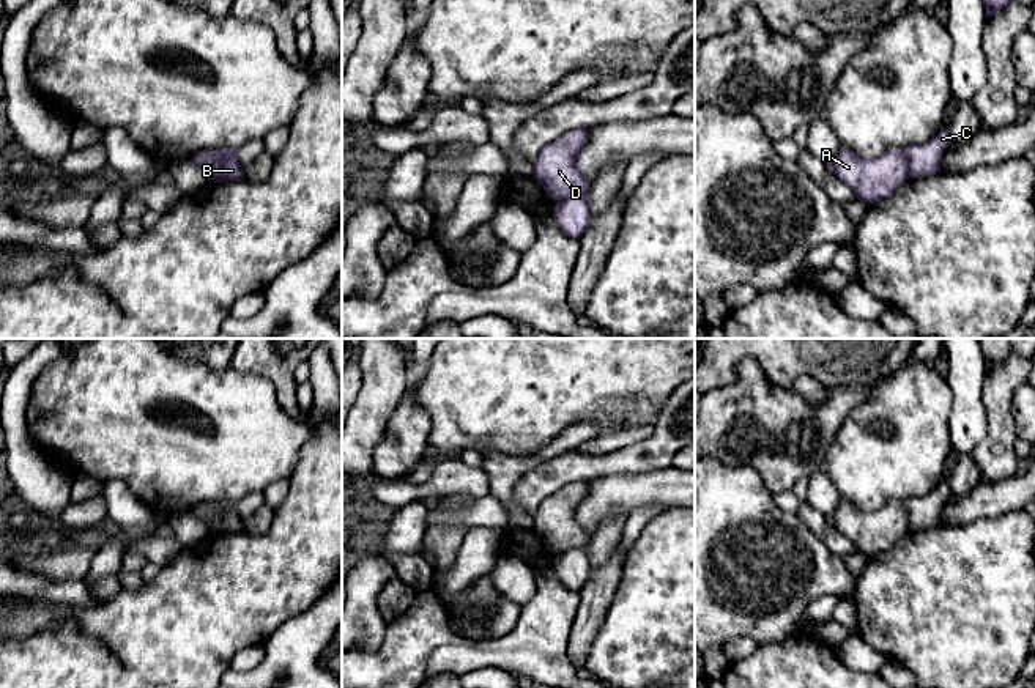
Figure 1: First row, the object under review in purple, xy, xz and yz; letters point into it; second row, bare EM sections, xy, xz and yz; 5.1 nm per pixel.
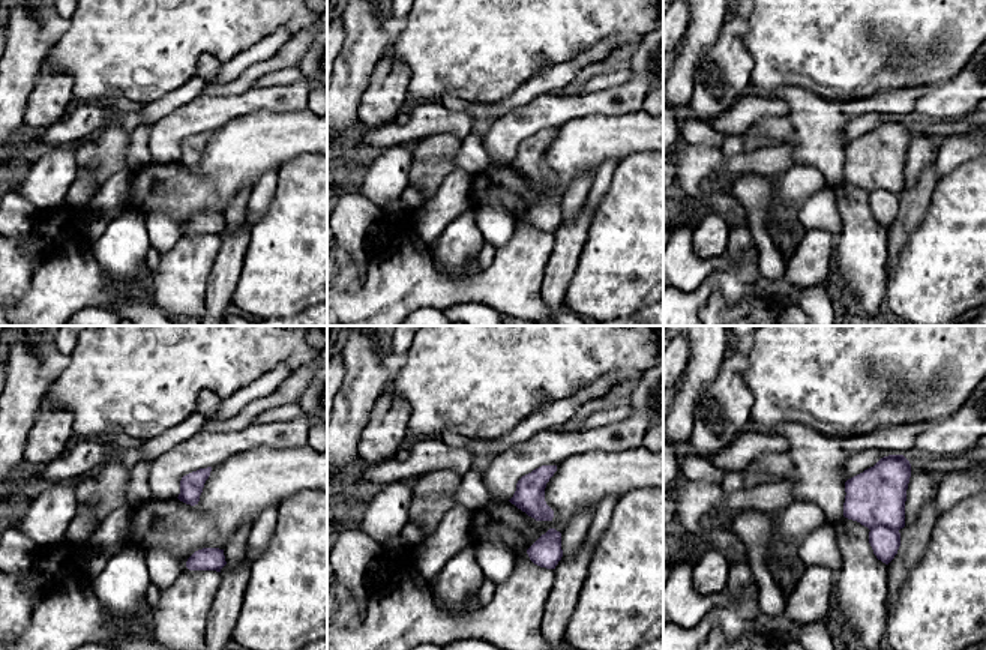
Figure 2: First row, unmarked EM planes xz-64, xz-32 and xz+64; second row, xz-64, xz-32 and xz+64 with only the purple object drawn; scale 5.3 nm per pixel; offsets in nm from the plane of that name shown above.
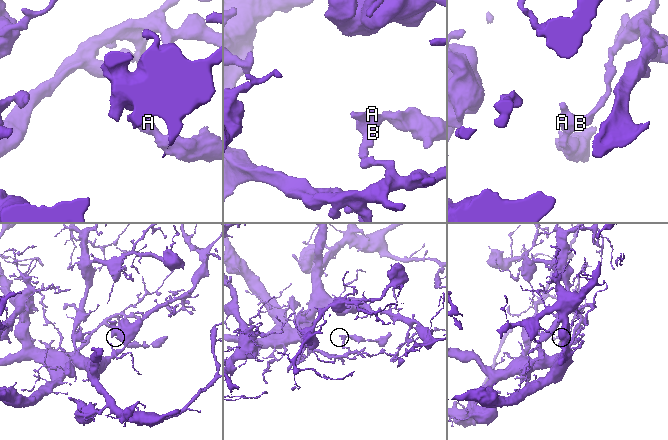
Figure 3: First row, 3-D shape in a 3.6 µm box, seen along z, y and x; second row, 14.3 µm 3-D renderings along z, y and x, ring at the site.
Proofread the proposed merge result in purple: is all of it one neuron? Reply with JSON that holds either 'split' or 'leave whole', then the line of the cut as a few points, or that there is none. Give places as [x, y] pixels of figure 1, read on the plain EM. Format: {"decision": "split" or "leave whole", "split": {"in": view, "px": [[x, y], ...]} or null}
{"decision": "split", "split": {"in": "xz", "px": [[586, 547], [571, 547], [558, 553]]}}

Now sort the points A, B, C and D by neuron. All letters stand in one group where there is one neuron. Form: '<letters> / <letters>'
A B D / C

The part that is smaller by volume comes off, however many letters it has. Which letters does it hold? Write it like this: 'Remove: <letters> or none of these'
Remove: A, B, D

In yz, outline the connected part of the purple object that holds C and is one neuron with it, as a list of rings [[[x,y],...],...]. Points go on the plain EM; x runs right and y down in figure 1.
[[[942,480],[929,494],[906,501],[909,531],[925,531],[939,526],[942,507],[953,493],[953,483]]]

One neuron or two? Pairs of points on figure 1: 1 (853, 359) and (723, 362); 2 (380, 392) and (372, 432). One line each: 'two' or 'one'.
1: one
2: one

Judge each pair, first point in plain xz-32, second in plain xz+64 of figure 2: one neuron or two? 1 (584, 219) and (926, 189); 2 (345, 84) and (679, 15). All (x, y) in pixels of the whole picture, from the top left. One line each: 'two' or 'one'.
1: one
2: two

